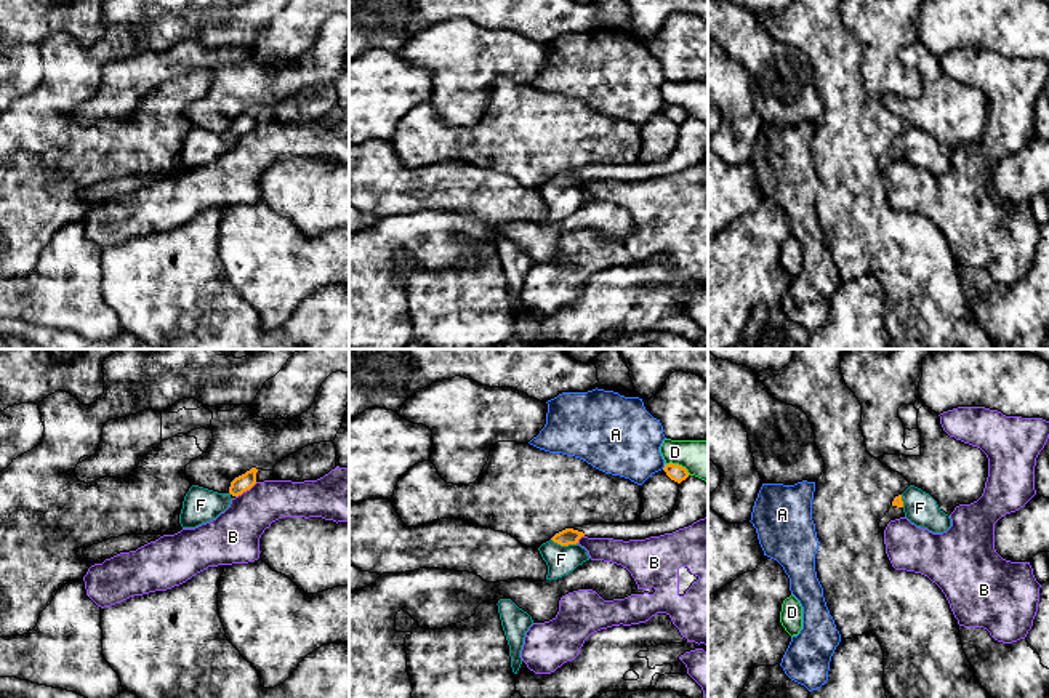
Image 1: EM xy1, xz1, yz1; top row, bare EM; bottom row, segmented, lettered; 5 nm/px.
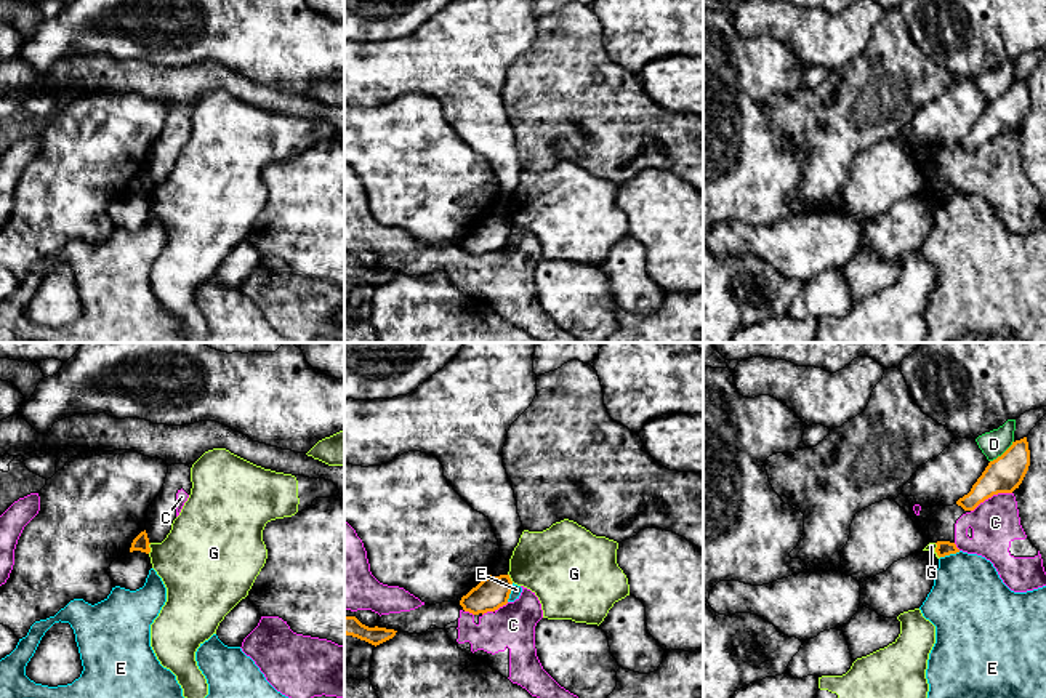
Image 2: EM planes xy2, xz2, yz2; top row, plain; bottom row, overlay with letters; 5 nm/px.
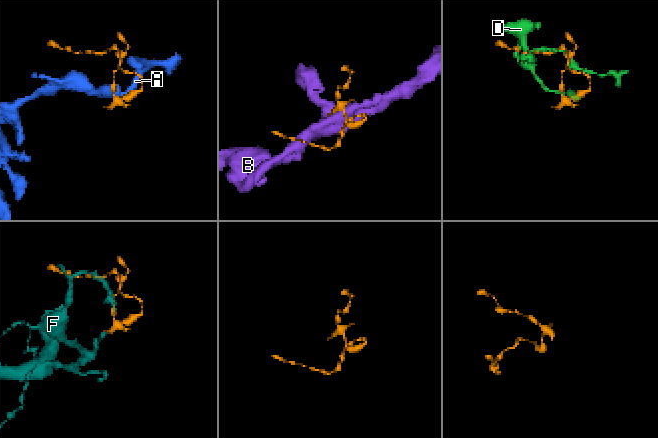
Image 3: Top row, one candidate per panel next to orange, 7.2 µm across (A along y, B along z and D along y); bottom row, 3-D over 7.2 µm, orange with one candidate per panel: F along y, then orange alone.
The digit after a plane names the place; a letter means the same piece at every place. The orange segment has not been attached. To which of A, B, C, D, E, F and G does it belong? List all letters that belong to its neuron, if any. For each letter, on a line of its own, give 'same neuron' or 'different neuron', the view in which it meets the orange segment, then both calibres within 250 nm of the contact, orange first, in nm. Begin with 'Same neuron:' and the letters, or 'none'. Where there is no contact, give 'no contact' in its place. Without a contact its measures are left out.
Same neuron: F
A: different neuron | xz1 | 90/380 nm
B: different neuron | xy1 | 90/260 nm
C: different neuron | yz2 | 180/240 nm
D: different neuron | xz1 | 90/200 nm
E: different neuron | yz2 | 80/380 nm
F: same neuron | xz1 | 80/140 nm
G: different neuron | xy2 | 80/400 nm

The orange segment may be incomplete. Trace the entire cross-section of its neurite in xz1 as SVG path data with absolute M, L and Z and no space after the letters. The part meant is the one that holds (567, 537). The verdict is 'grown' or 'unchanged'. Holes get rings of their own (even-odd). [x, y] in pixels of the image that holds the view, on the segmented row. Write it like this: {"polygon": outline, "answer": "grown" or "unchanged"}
{"polygon": "M565 528L543 543L538 551L548 565L546 580L557 580L589 560L588 551L578 544L583 532Z", "answer": "grown"}

